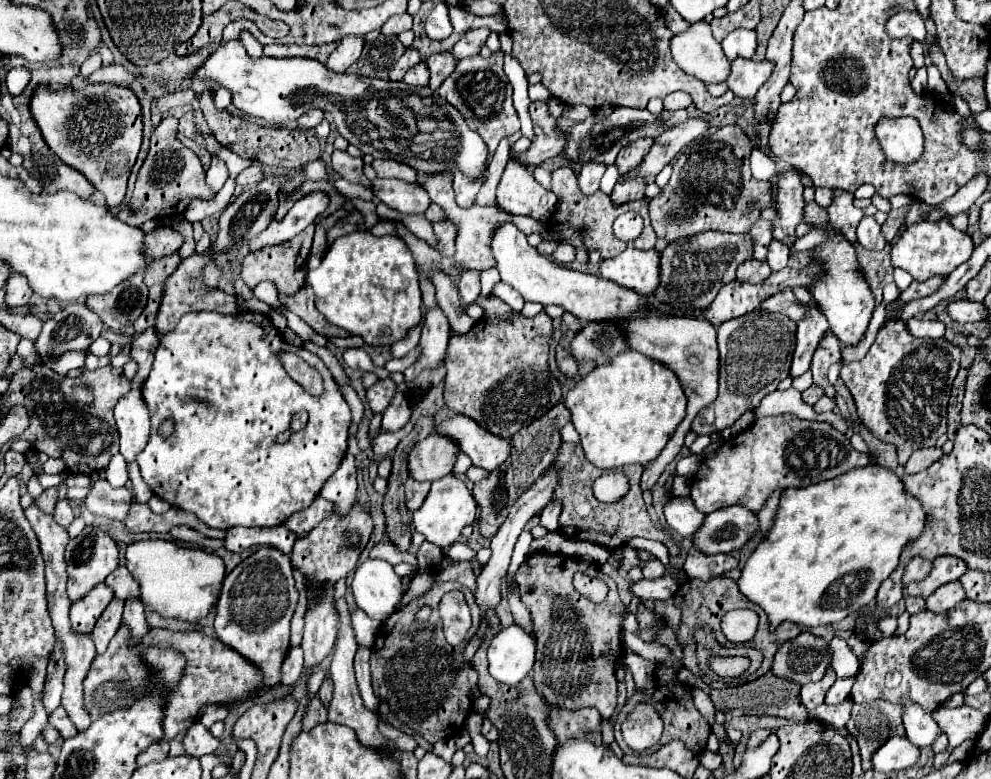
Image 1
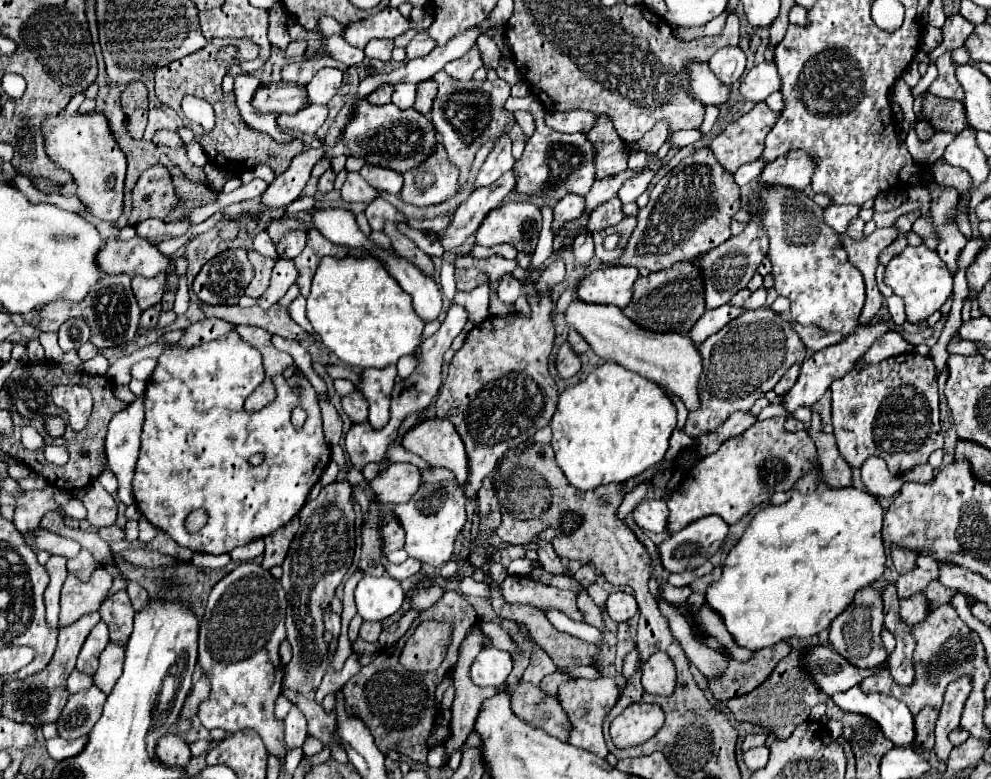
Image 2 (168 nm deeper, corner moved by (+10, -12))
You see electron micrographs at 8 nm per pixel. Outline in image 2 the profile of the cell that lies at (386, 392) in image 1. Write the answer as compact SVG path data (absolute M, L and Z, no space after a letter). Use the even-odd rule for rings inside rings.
M352 392L350 396L342 396L342 410L348 414L352 422L364 422L368 418L368 402L362 394Z

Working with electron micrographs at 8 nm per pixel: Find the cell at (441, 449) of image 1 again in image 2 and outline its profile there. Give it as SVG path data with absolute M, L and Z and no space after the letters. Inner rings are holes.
M390 464L368 482L378 504L404 504L418 492L420 484L420 470L412 464Z

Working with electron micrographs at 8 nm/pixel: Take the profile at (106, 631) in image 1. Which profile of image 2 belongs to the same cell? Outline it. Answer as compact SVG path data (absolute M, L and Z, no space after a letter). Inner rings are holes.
M100 622L98 626L94 626L94 630L88 634L80 654L78 654L78 664L76 668L88 676L92 676L98 668L98 656L100 652L106 648L106 644L110 642L108 638L108 626L104 622Z

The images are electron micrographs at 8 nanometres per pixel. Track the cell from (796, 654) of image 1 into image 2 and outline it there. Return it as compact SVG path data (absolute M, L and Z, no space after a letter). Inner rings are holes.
M828 646L810 648L804 658L804 664L806 668L810 668L808 674L816 680L818 688L822 688L822 692L826 692L828 696L858 686L864 678L878 672L878 666L870 670L850 666L838 652L830 650Z

